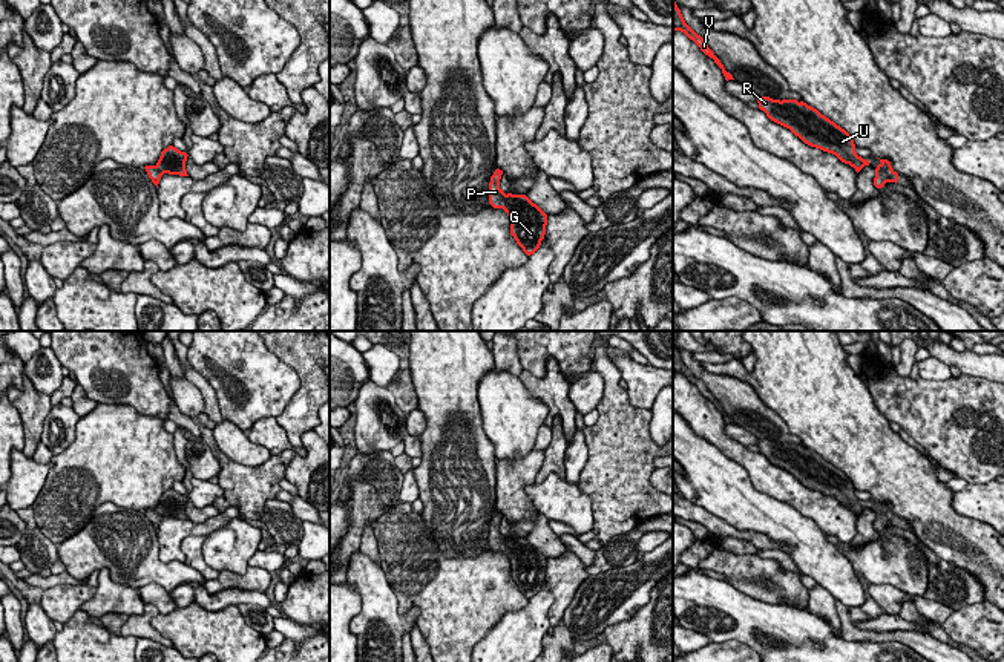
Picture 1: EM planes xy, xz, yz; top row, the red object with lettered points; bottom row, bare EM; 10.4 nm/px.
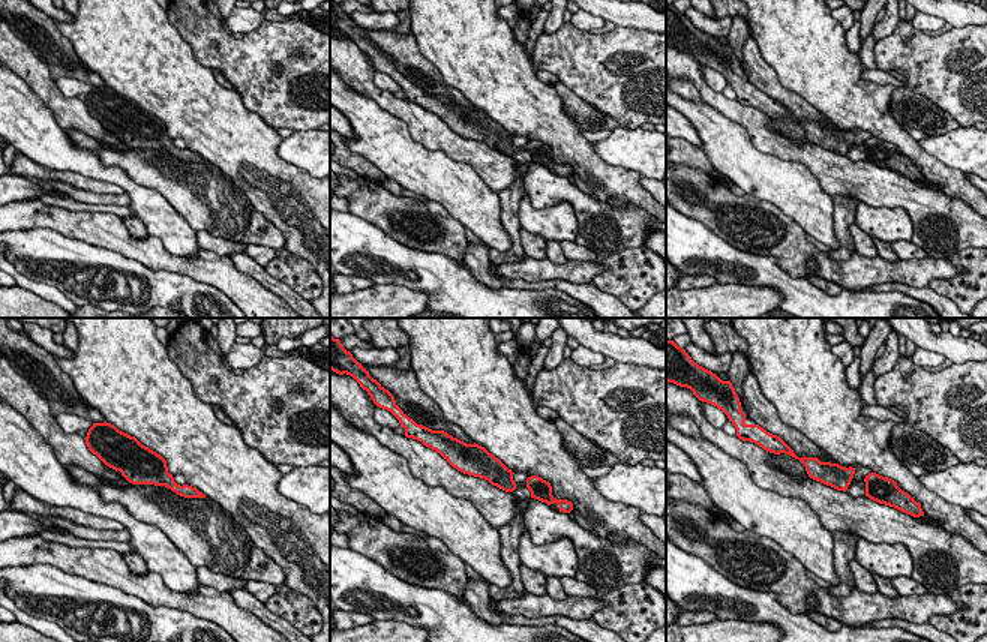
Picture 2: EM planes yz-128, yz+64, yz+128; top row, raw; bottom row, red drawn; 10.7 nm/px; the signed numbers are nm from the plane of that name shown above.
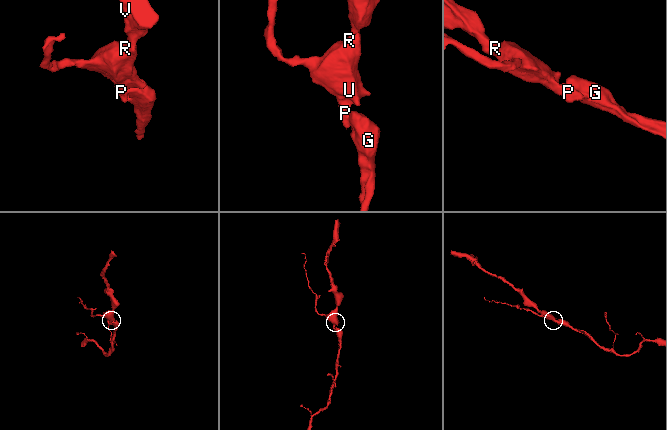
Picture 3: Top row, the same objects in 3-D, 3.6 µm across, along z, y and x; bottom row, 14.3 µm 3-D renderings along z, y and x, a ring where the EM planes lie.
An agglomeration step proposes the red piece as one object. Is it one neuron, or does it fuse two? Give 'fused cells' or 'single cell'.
single cell

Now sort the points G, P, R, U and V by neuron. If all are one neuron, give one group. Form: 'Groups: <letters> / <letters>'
Groups: G P R U V

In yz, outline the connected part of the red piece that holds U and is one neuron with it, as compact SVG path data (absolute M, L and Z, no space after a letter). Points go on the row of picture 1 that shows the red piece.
M759 97L757 103L771 121L789 129L805 144L835 155L857 173L869 166L868 159L857 155L851 135L806 103L769 97Z

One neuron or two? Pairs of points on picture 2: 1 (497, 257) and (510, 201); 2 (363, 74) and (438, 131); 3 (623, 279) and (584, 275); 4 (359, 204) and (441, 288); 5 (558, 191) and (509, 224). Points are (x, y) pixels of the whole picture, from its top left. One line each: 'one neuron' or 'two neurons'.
1: one neuron
2: one neuron
3: two neurons
4: two neurons
5: two neurons

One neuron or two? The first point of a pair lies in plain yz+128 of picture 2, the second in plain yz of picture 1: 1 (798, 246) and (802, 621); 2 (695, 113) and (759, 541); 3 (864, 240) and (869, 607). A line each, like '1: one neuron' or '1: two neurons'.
1: two neurons
2: two neurons
3: two neurons

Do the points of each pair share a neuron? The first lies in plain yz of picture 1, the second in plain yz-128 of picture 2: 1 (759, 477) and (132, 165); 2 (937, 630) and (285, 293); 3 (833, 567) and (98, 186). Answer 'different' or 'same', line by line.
1: different
2: same
3: different

